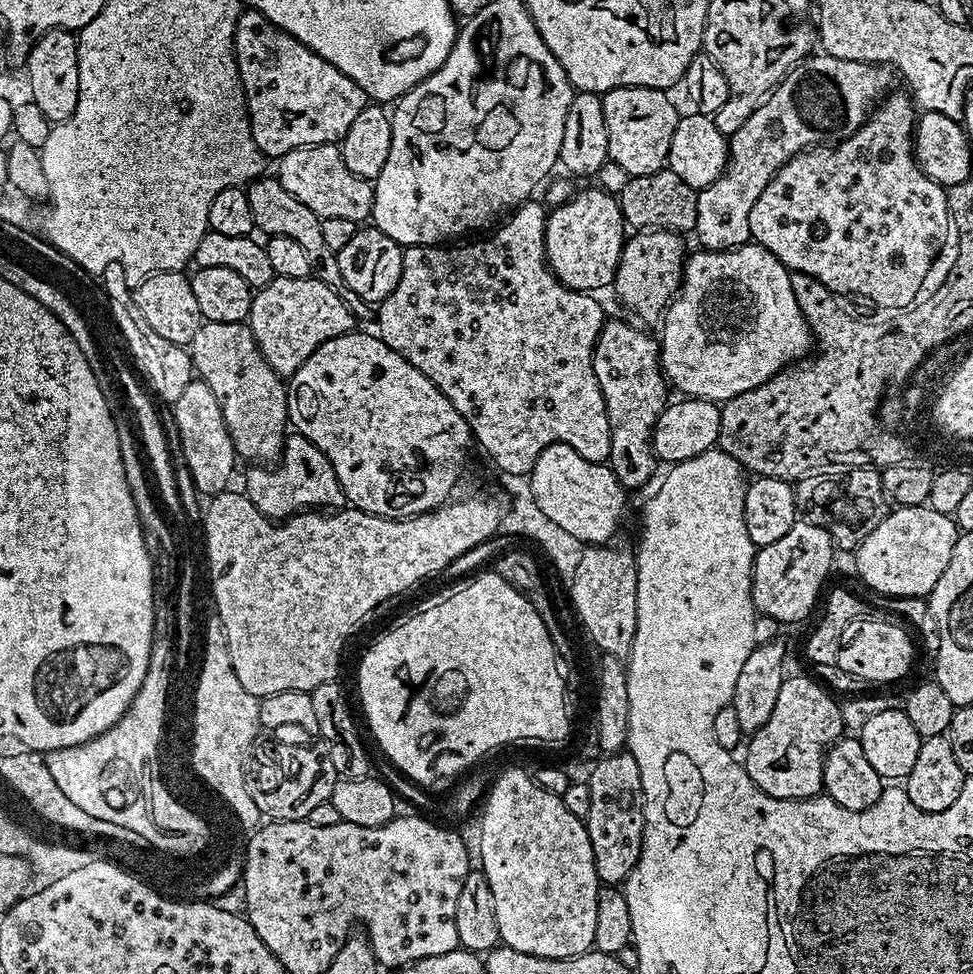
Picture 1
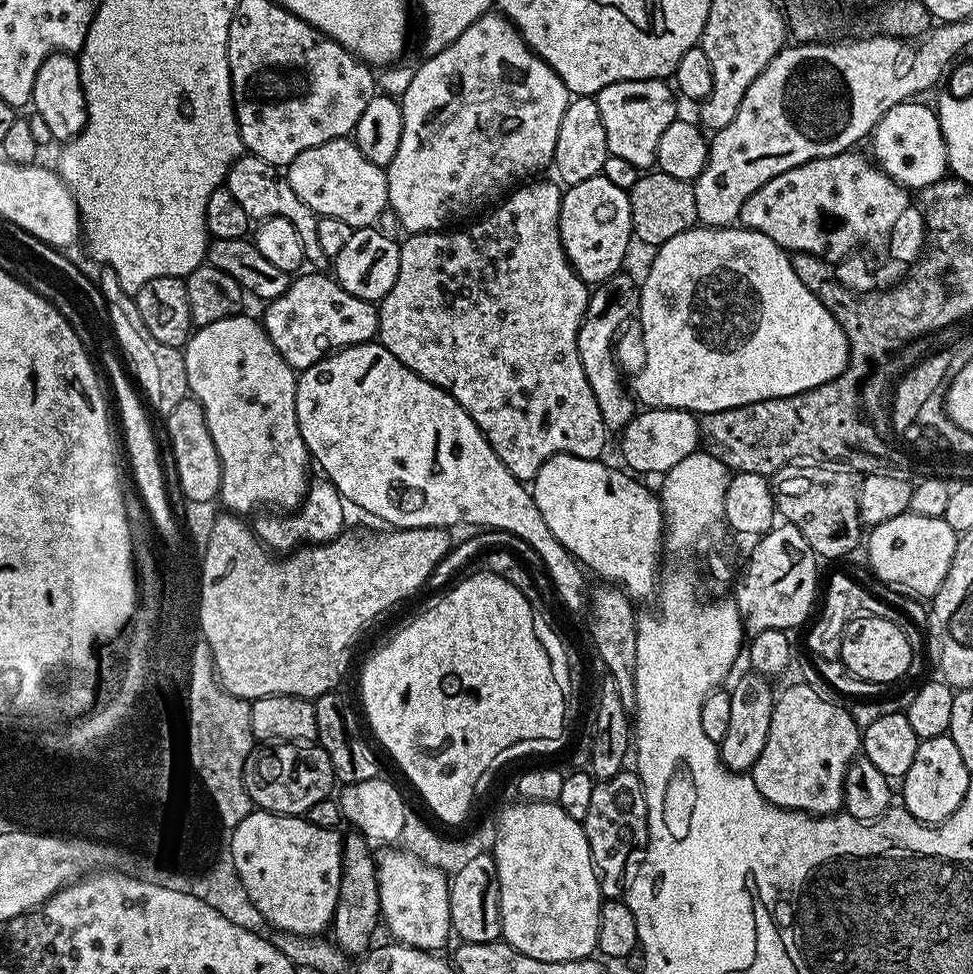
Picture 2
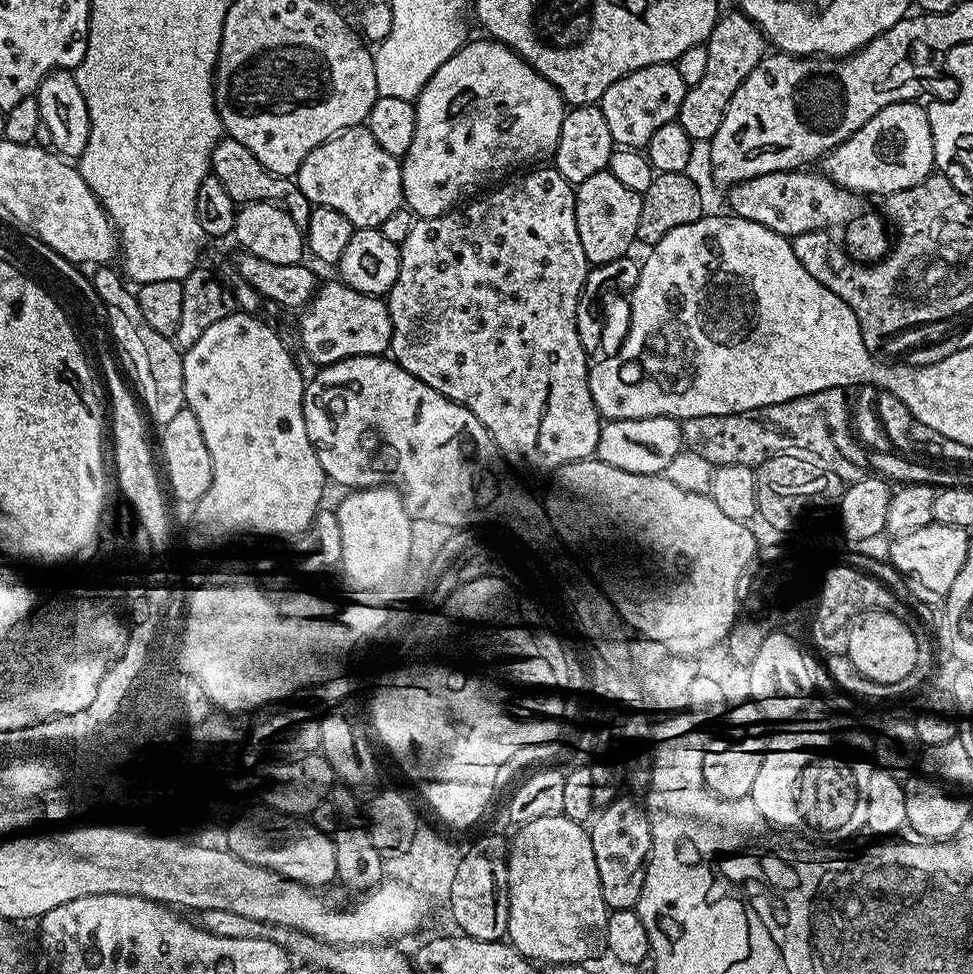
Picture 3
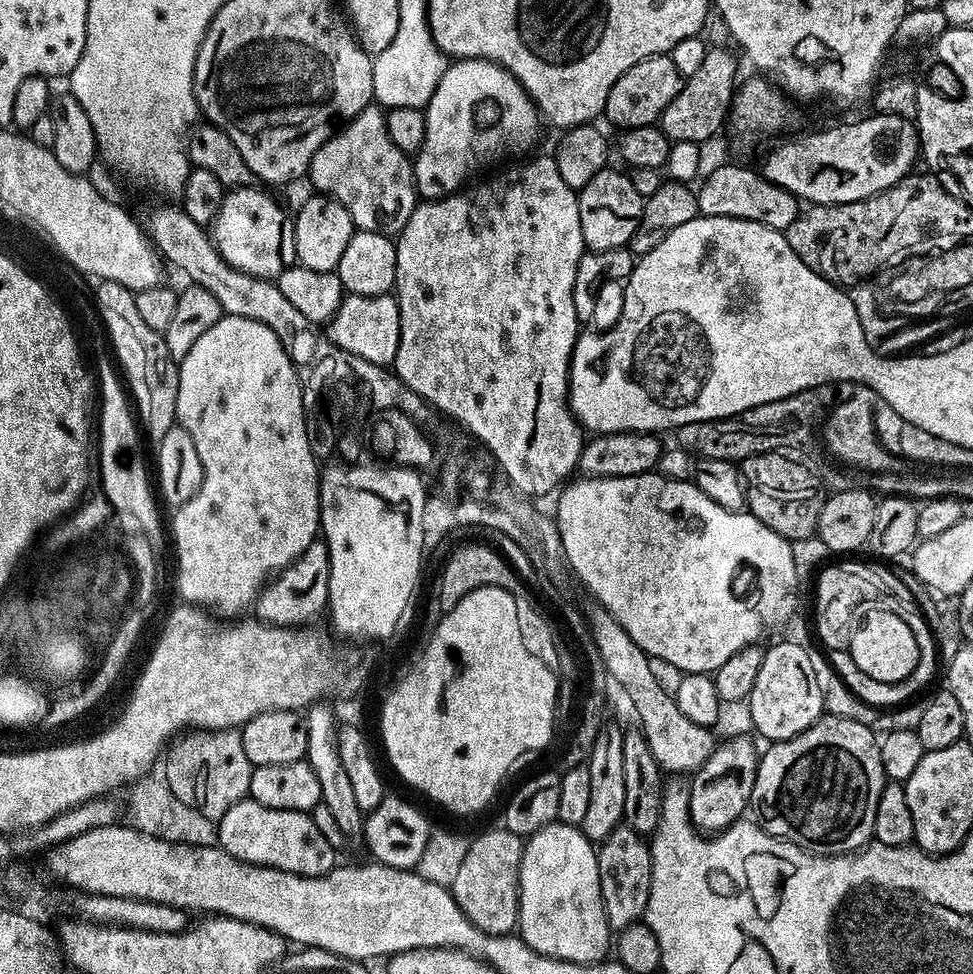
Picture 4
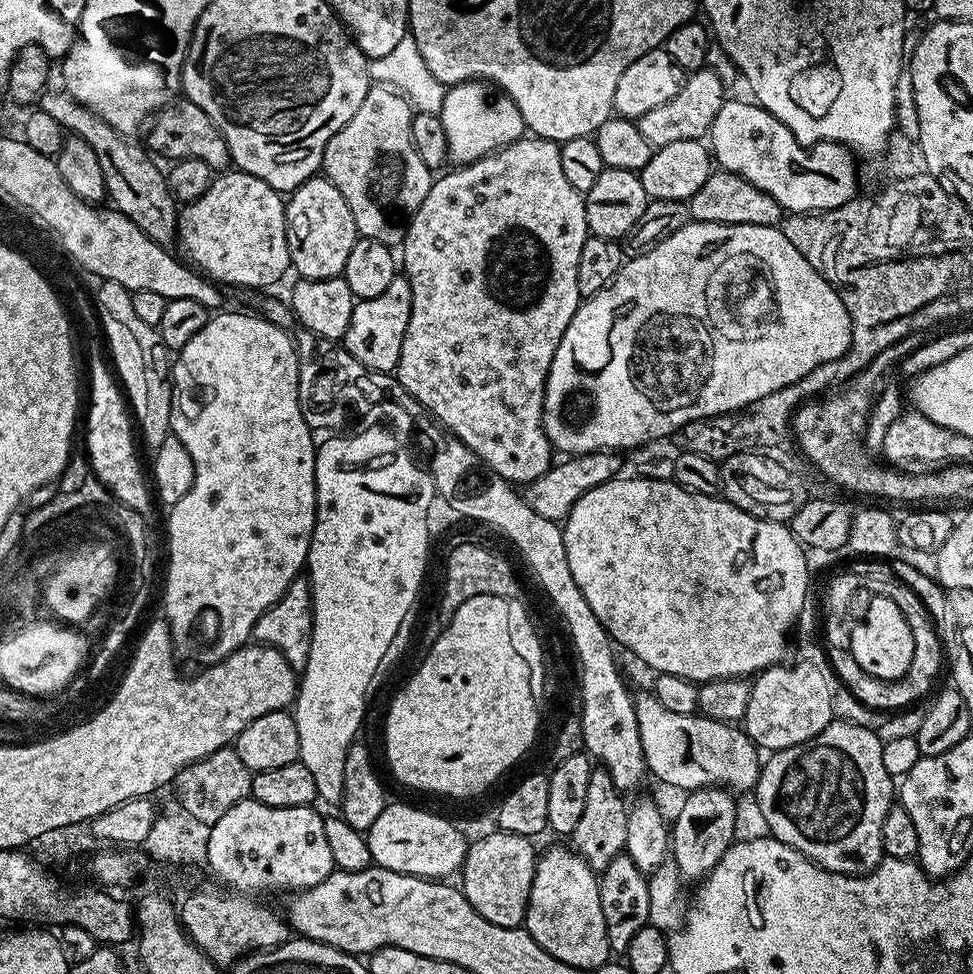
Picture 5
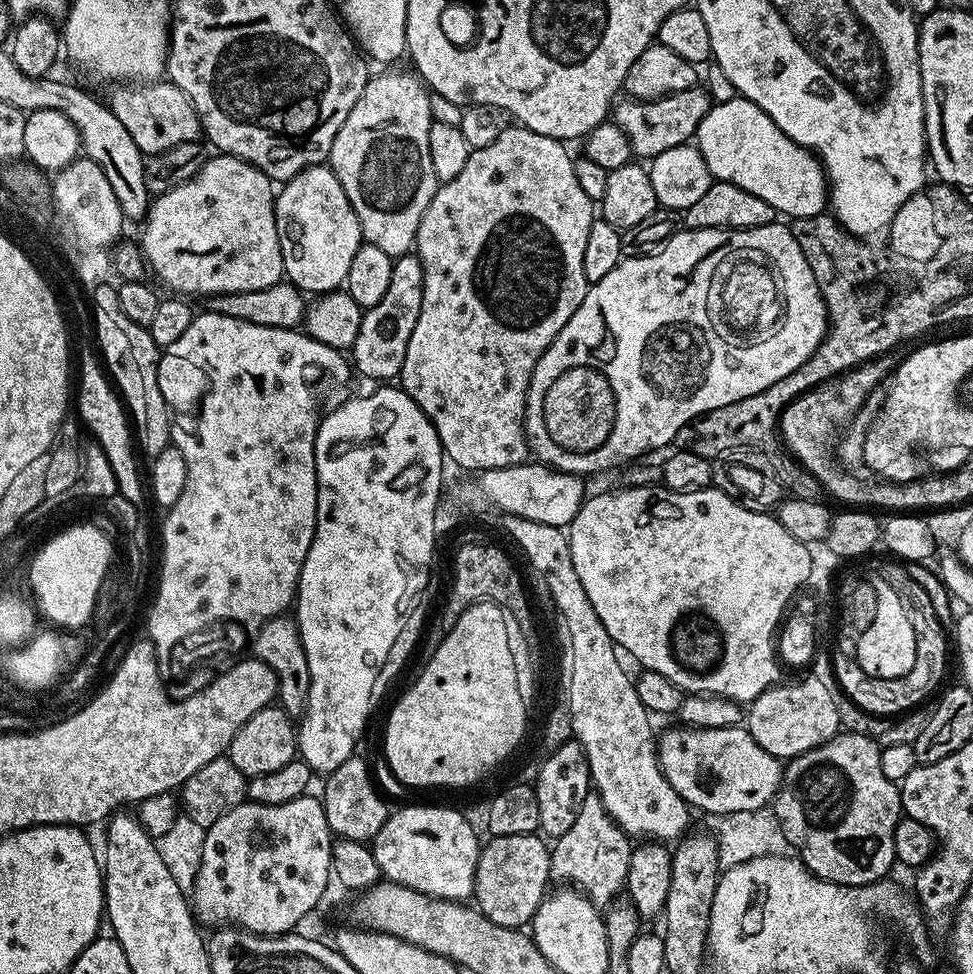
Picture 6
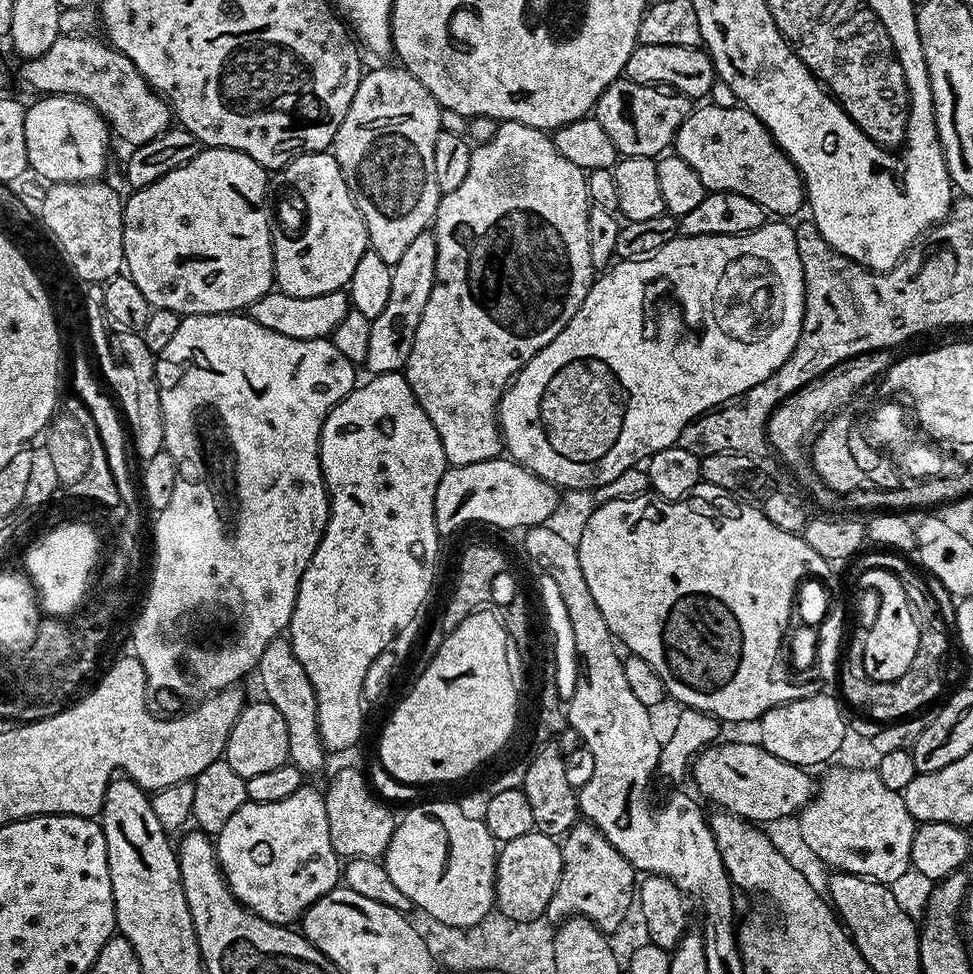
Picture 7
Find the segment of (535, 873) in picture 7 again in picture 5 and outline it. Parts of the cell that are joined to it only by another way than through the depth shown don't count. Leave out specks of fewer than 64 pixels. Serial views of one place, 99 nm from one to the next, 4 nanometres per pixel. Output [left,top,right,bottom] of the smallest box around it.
[462,830,538,928]

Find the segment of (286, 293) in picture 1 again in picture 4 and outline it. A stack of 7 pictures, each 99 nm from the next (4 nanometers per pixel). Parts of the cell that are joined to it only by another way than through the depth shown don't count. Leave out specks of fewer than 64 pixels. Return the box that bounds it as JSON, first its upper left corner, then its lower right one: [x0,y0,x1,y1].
[326,295,400,365]

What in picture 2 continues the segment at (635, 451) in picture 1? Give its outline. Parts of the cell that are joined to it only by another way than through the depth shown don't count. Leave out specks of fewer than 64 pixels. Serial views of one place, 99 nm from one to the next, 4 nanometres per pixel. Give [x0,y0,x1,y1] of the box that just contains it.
[578,270,640,434]

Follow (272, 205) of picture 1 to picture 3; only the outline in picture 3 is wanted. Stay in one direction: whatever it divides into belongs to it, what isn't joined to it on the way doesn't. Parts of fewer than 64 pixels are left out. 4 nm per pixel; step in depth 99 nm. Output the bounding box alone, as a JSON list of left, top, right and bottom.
[210,135,313,229]

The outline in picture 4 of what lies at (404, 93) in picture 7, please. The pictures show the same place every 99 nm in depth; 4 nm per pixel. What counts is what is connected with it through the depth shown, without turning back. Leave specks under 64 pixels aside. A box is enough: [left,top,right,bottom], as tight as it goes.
[306,108,418,237]

